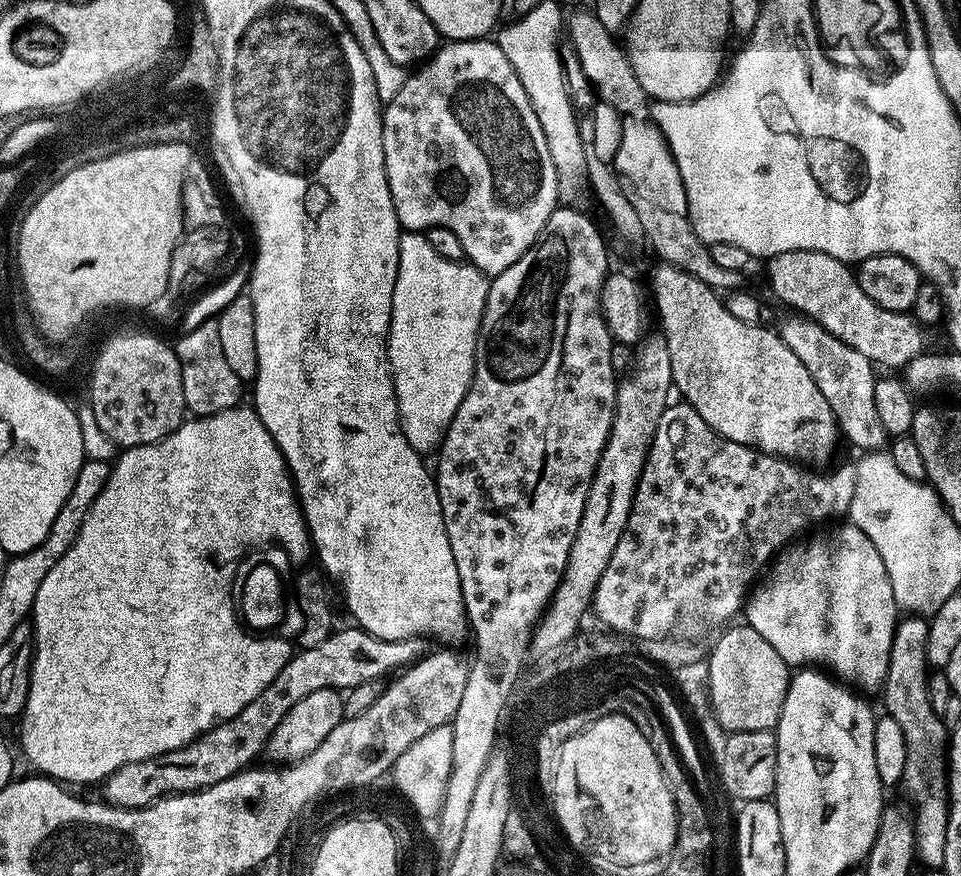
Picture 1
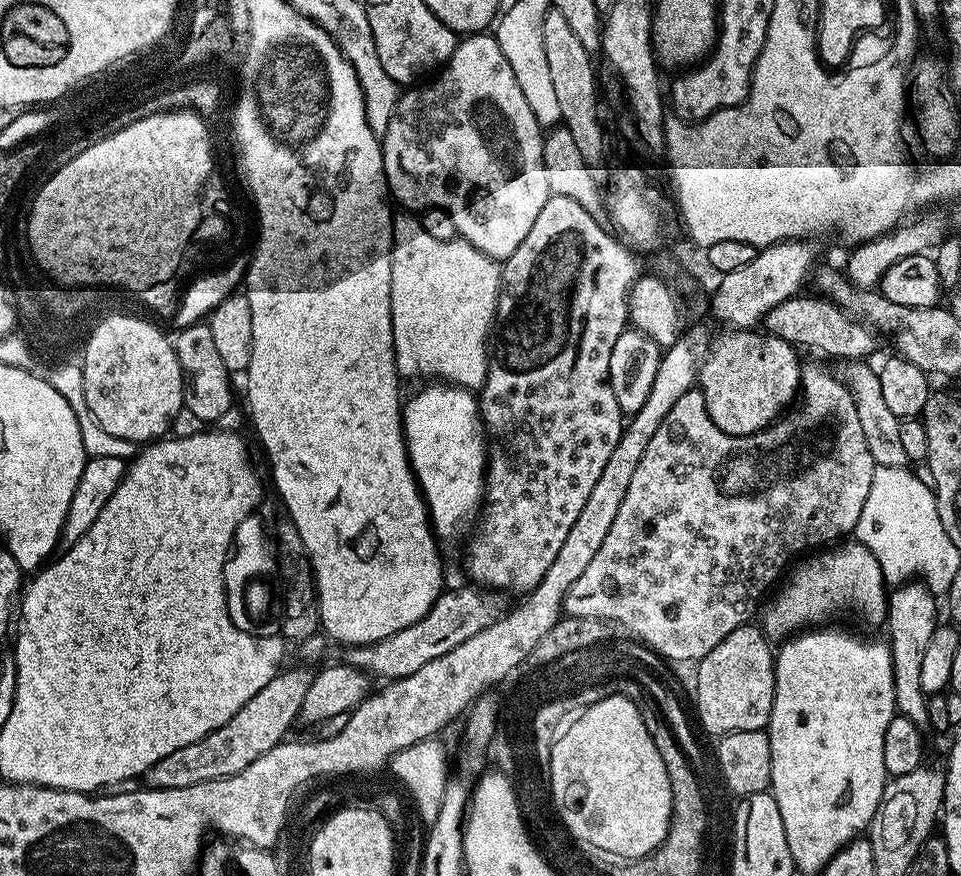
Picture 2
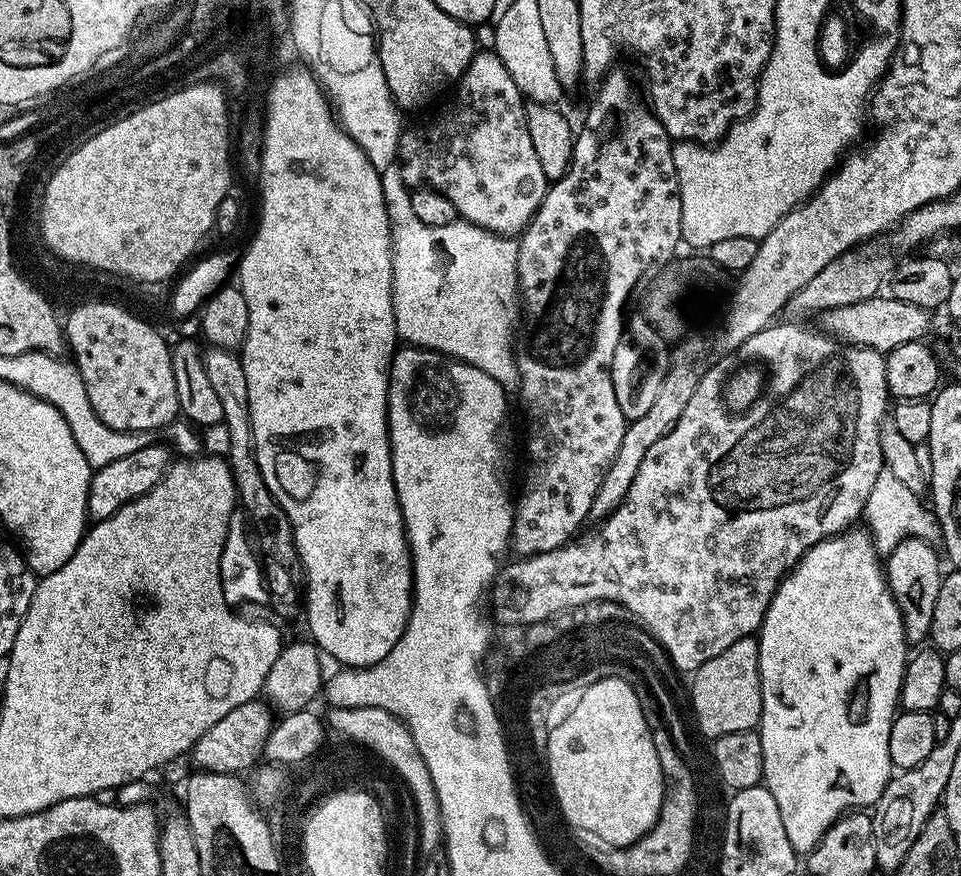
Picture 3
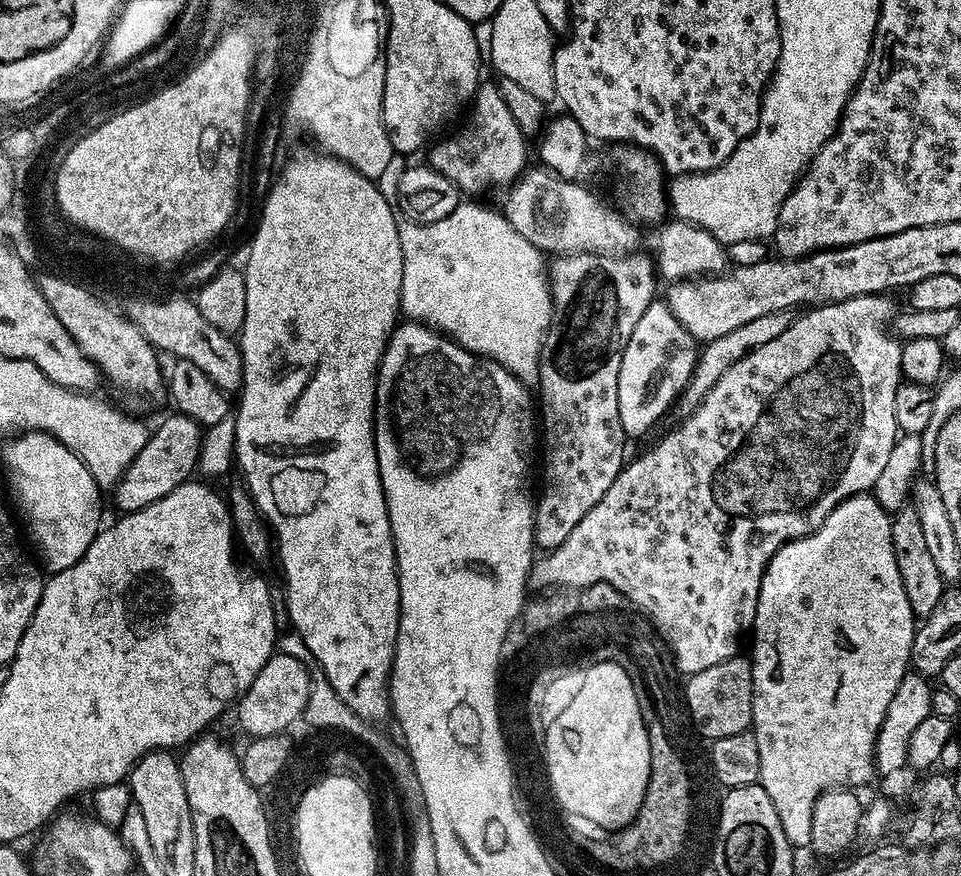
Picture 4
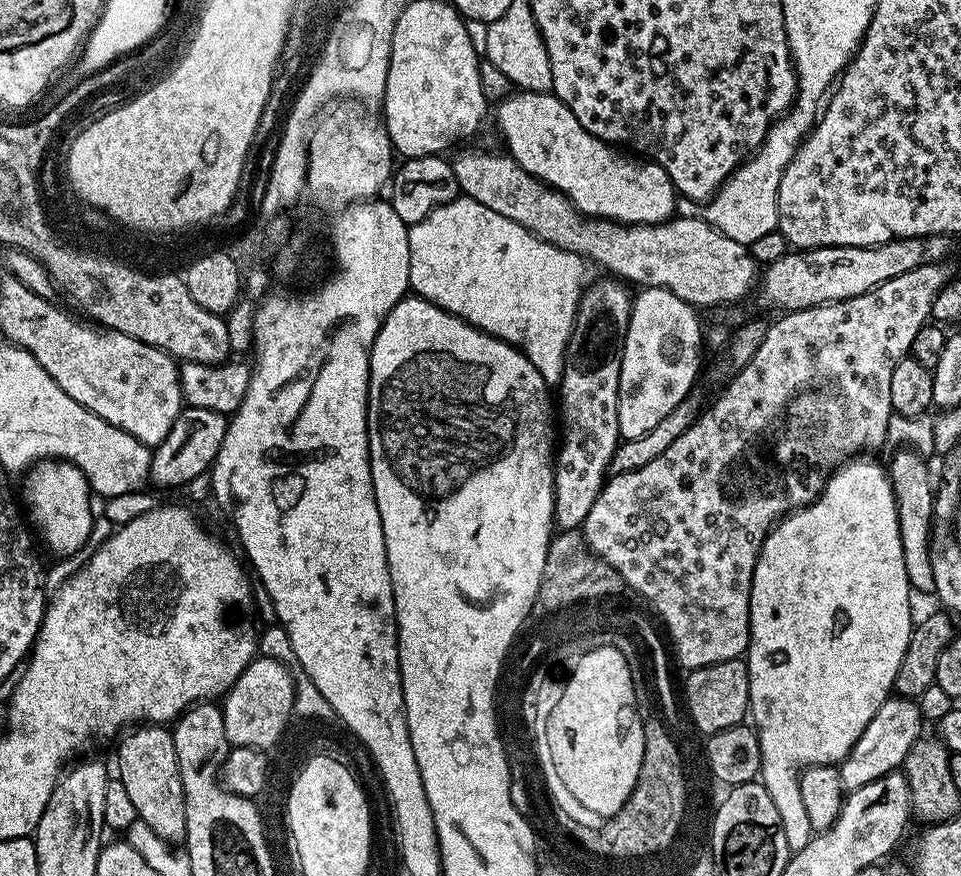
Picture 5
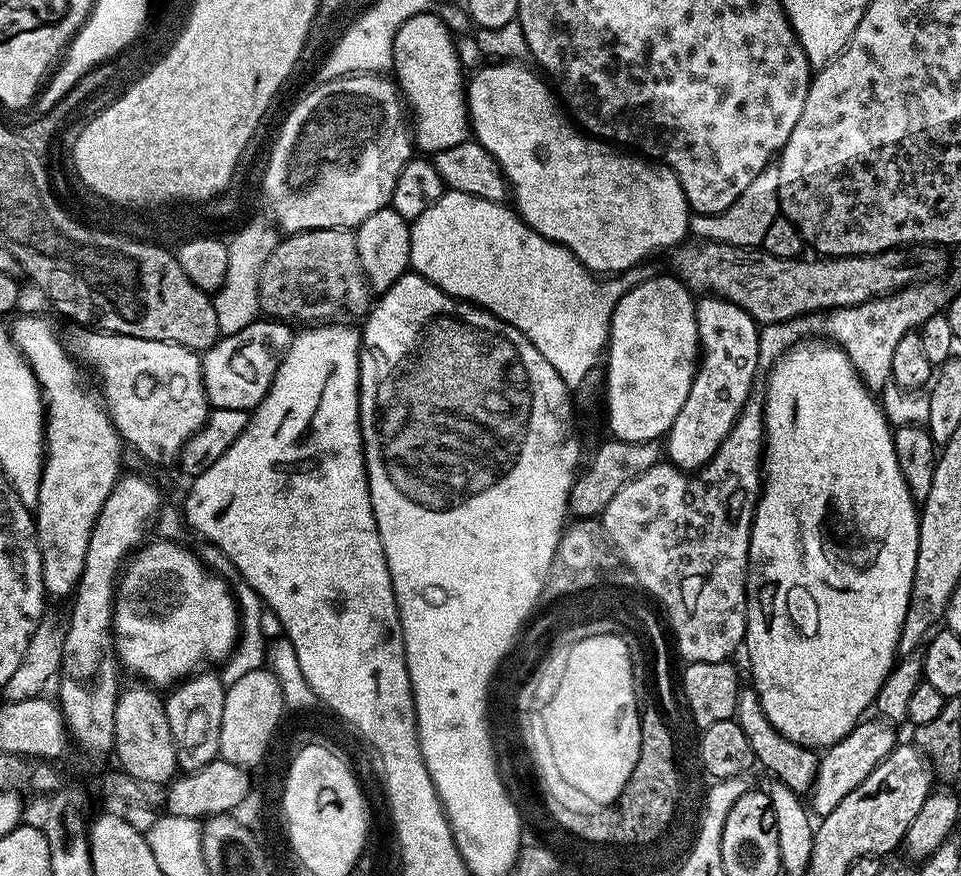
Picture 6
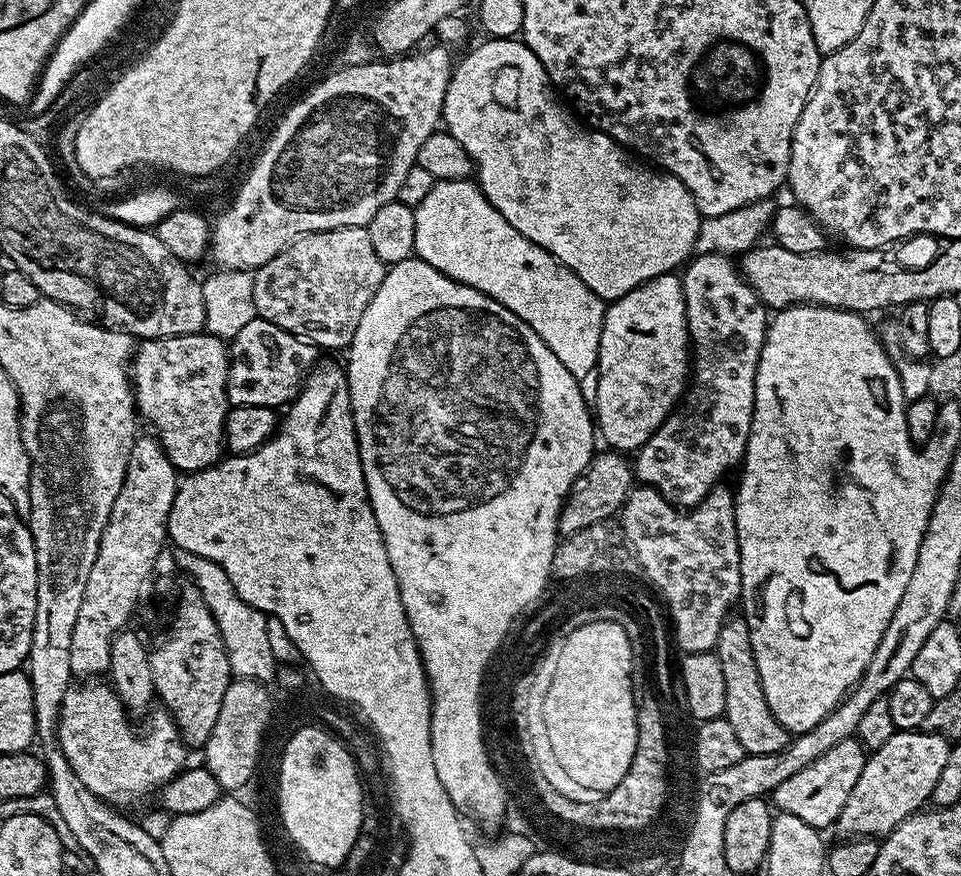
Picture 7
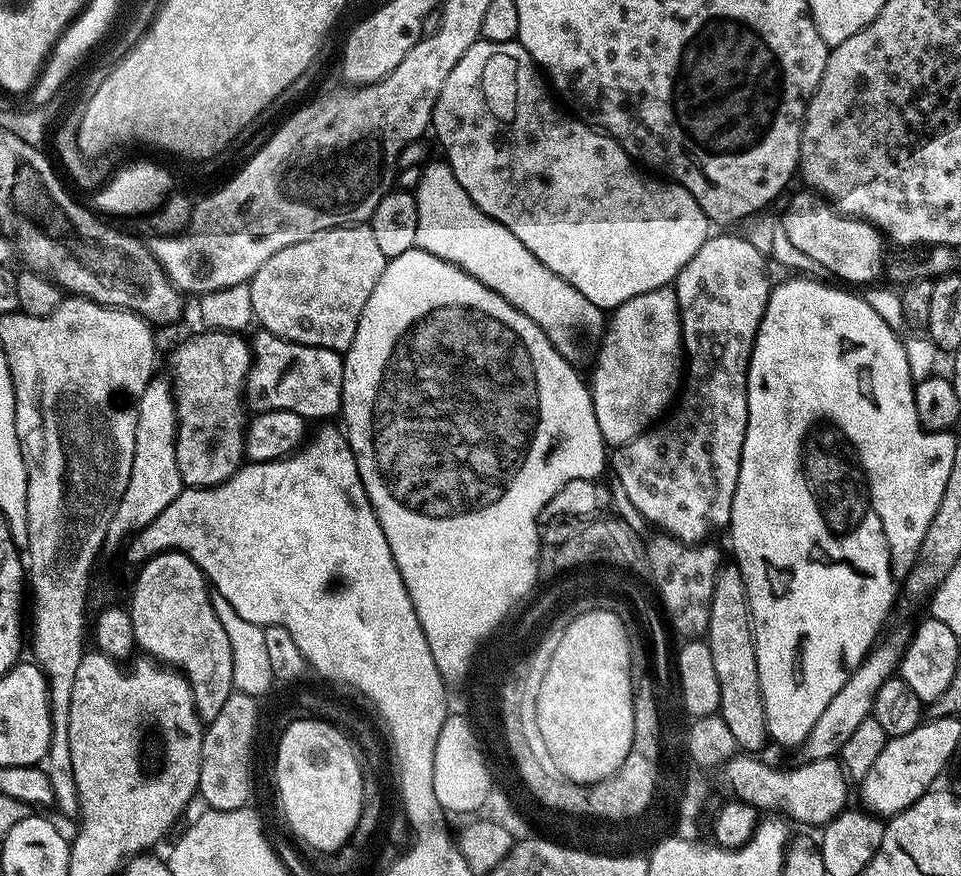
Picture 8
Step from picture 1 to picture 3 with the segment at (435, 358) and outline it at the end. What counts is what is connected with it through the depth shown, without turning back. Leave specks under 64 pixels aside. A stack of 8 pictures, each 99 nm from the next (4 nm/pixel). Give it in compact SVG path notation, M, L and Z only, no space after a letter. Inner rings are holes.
M395 163L386 166L386 170L380 173L382 182L382 198L386 202L386 214L390 226L390 238L392 239L392 301L394 302L394 322L396 323L396 335L405 345L413 348L428 348L431 352L438 352L442 356L452 356L455 360L466 362L470 366L478 366L478 370L486 370L494 382L498 382L506 390L516 390L520 387L520 375L516 365L516 353L514 351L514 339L512 331L518 328L518 285L516 275L518 274L518 250L519 243L515 239L506 236L497 236L494 232L488 232L469 224L466 220L457 218L450 222L450 226L426 226L414 215L414 206L410 206L412 192L409 185L404 183L400 173L400 164Z

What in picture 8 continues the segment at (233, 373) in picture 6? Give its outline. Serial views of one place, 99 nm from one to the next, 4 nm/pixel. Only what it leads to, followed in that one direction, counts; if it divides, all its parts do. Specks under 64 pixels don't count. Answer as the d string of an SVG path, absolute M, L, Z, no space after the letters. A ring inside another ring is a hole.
M263 330L251 337L252 365L244 383L244 398L253 413L294 410L309 422L324 422L341 411L344 358L329 348L295 344Z

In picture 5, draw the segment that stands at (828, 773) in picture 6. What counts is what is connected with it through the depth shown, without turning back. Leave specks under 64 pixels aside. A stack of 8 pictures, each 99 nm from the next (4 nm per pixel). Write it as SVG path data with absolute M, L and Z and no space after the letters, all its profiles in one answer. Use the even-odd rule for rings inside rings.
M889 695L882 706L878 706L878 714L870 718L866 730L862 730L862 738L854 742L847 760L841 760L838 765L840 781L845 793L866 786L866 782L874 782L874 778L882 778L886 774L897 771L903 765L906 754L910 754L910 746L922 735L920 705L915 699Z

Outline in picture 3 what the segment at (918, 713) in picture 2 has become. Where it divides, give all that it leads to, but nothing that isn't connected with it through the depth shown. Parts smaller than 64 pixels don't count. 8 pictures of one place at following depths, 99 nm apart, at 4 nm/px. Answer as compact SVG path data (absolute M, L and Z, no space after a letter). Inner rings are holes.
M911 536L898 542L898 546L894 546L891 555L886 558L888 588L902 614L905 641L912 646L923 645L929 639L930 622L934 618L934 602L938 599L942 571L940 572L940 560L932 548L935 547L929 541Z

